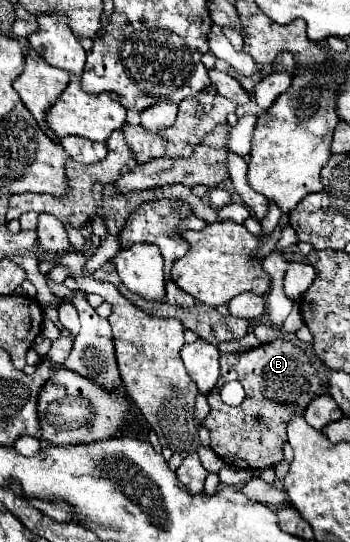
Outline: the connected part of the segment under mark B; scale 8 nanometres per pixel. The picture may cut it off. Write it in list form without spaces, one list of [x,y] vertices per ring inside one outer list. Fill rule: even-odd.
[[[285,336],[241,354],[221,354],[221,378],[207,396],[211,410],[203,420],[203,426],[211,434],[211,450],[235,468],[263,470],[275,466],[283,460],[289,418],[295,412],[303,412],[307,402],[321,392],[321,378],[309,362],[307,352]],[[229,380],[237,380],[247,392],[247,398],[237,408],[223,404],[219,396],[219,388]]]

